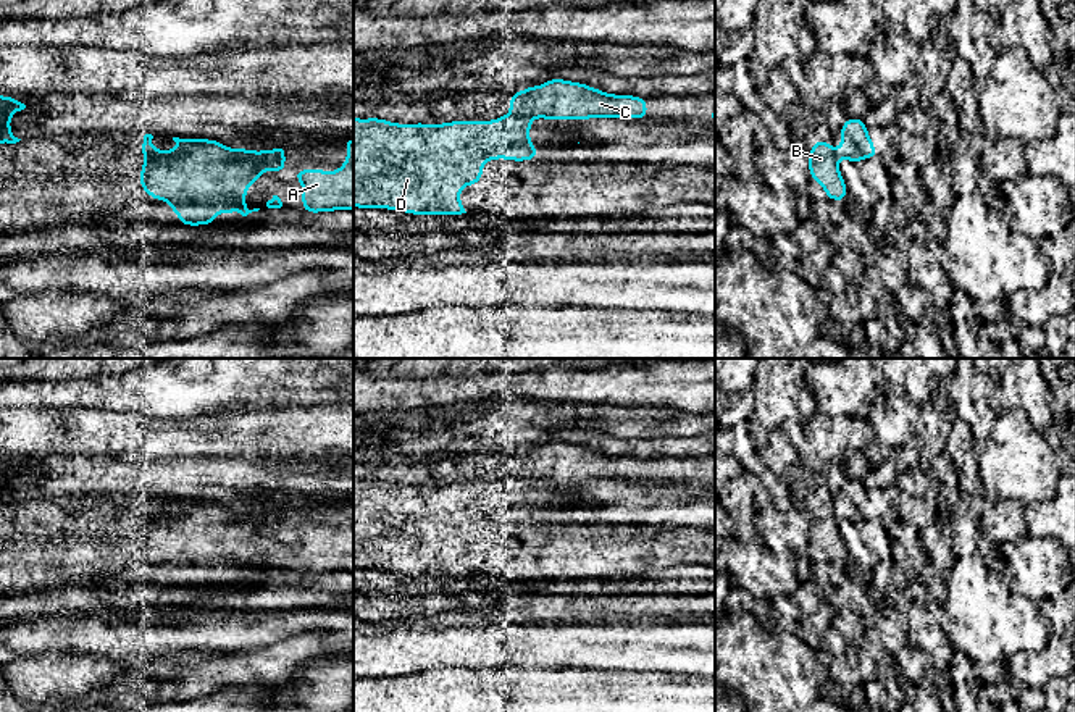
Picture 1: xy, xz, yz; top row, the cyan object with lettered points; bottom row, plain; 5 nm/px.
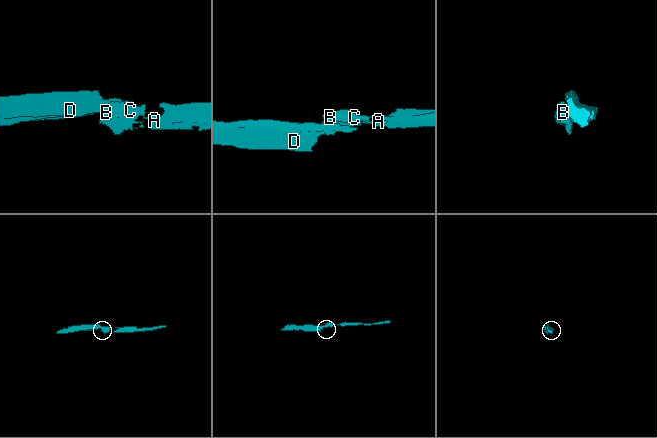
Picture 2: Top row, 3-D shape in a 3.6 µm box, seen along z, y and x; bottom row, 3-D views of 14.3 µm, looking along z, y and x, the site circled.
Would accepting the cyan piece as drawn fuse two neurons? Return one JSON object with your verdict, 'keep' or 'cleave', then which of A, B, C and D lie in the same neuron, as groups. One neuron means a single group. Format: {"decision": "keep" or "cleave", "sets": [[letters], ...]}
{"decision": "cleave", "sets": [["A", "B", "C"], ["D"]]}

